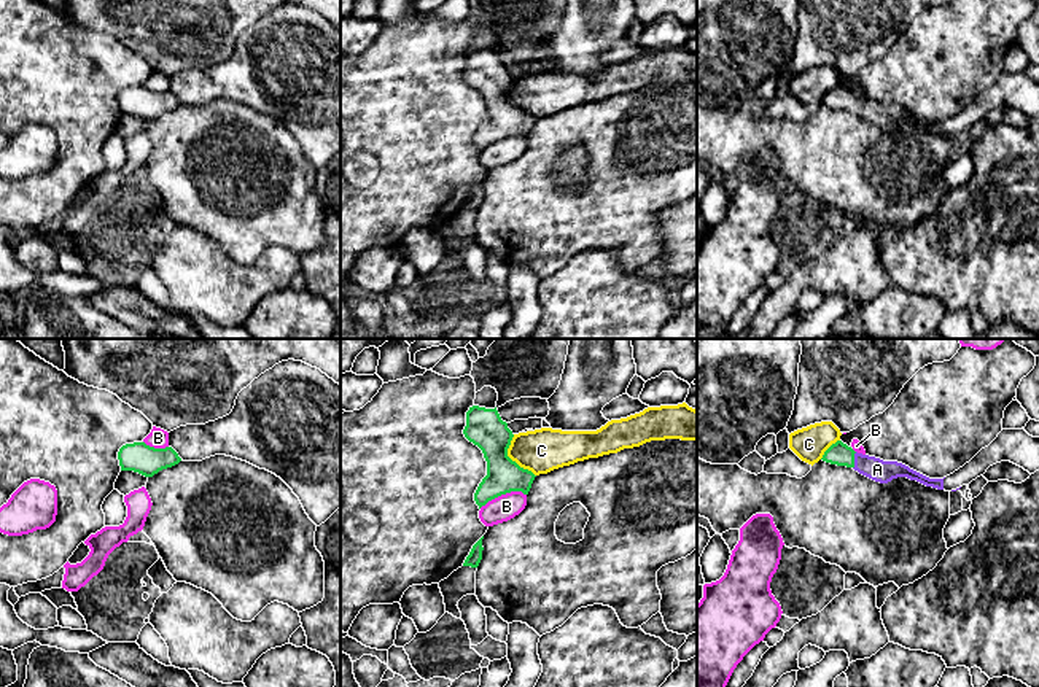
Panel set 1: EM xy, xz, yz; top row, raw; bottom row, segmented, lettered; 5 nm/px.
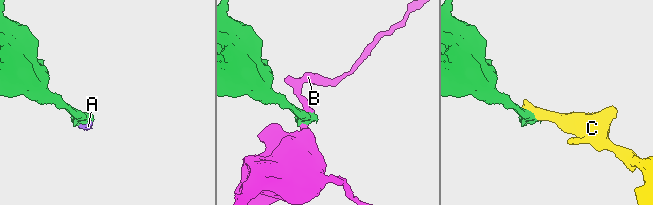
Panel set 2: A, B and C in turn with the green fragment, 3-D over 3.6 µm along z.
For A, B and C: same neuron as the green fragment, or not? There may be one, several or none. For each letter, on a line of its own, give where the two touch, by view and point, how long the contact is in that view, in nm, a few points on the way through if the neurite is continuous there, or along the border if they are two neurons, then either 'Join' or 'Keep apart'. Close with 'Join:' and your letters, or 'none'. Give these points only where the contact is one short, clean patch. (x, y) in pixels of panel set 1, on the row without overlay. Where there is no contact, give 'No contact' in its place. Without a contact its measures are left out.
A: Touches green at yz (853, 104). Shared border 90 nm. Join
B: Touches green at xz (501, 137). Shared border 260 nm. Boundary: xz (525, 137), (506, 135), (479, 151). Keep apart
C: Touches green at xz (509, 102). Shared border 240 nm. Boundary: xz (513, 78), (508, 99), (535, 120). Keep apart
Join: A

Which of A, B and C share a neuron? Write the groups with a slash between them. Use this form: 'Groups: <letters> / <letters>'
Groups: A / B / C

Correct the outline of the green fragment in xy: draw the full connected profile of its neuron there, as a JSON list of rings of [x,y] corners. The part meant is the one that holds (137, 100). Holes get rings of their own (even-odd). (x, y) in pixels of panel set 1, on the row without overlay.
[[[145,86],[126,87],[118,95],[121,114],[134,114],[145,121],[153,121],[162,113],[181,105],[172,91],[154,92]]]

